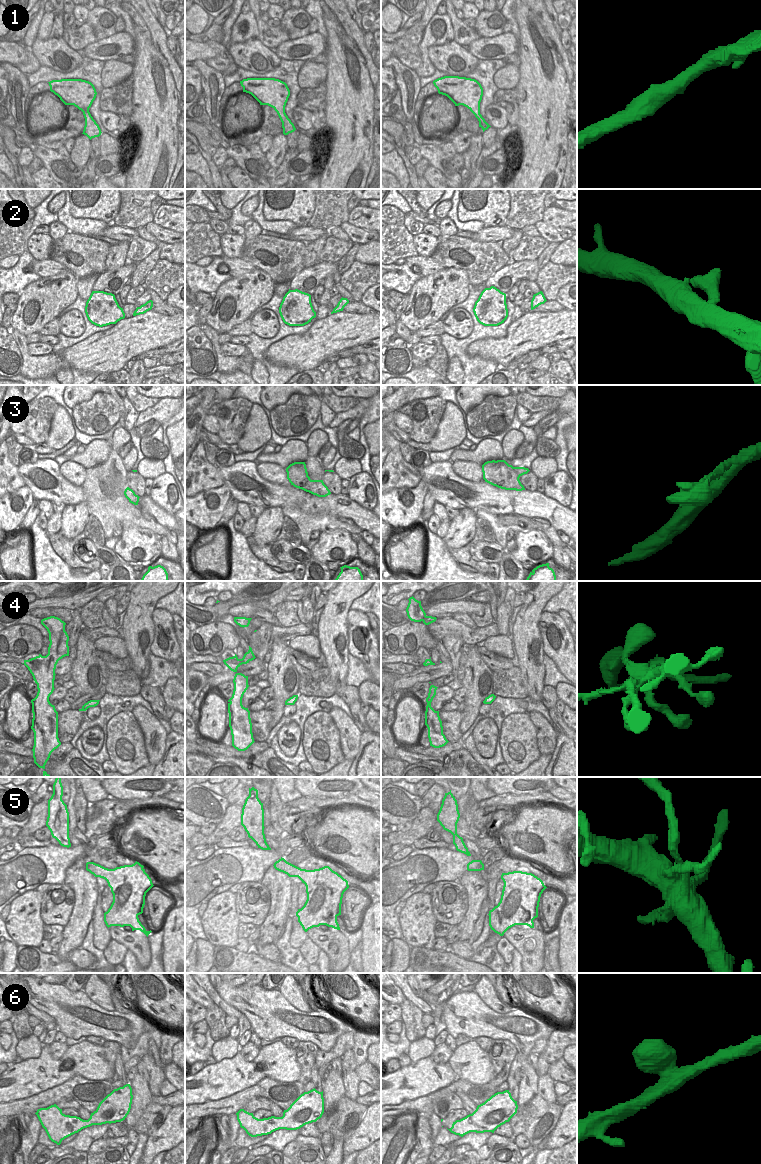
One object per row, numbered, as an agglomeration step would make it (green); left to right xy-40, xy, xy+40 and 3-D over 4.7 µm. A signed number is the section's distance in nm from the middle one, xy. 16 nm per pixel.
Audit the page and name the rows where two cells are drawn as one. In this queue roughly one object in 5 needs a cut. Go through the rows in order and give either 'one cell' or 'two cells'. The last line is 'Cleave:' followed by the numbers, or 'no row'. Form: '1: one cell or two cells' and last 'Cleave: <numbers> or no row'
1: one cell
2: one cell
3: one cell
4: one cell
5: one cell
6: one cell
Cleave: no row

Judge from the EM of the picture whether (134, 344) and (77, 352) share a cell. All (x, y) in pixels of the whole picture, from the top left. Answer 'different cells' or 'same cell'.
same cell

